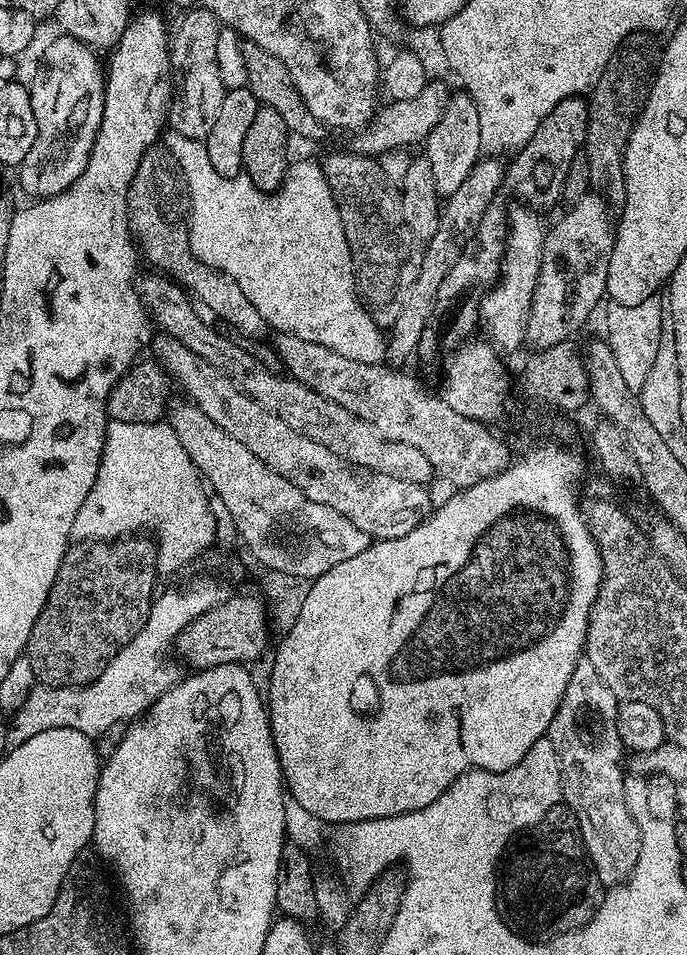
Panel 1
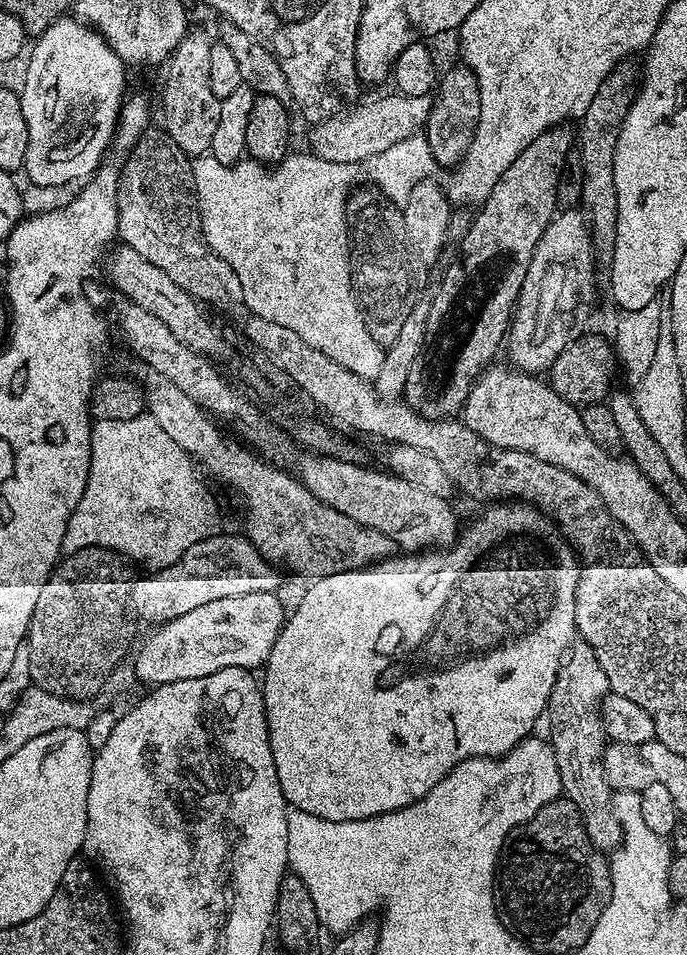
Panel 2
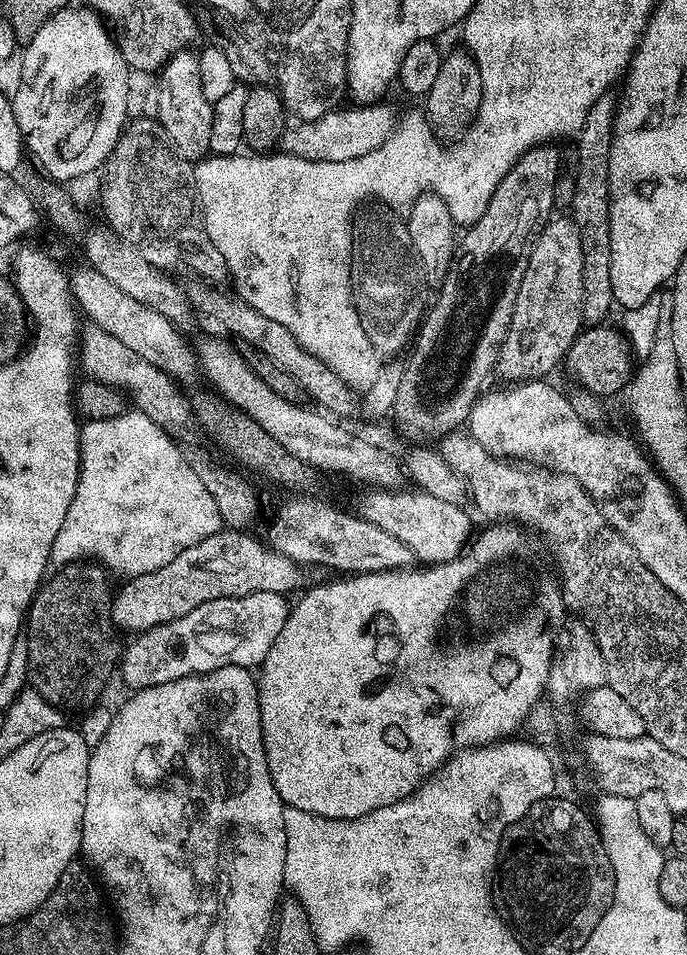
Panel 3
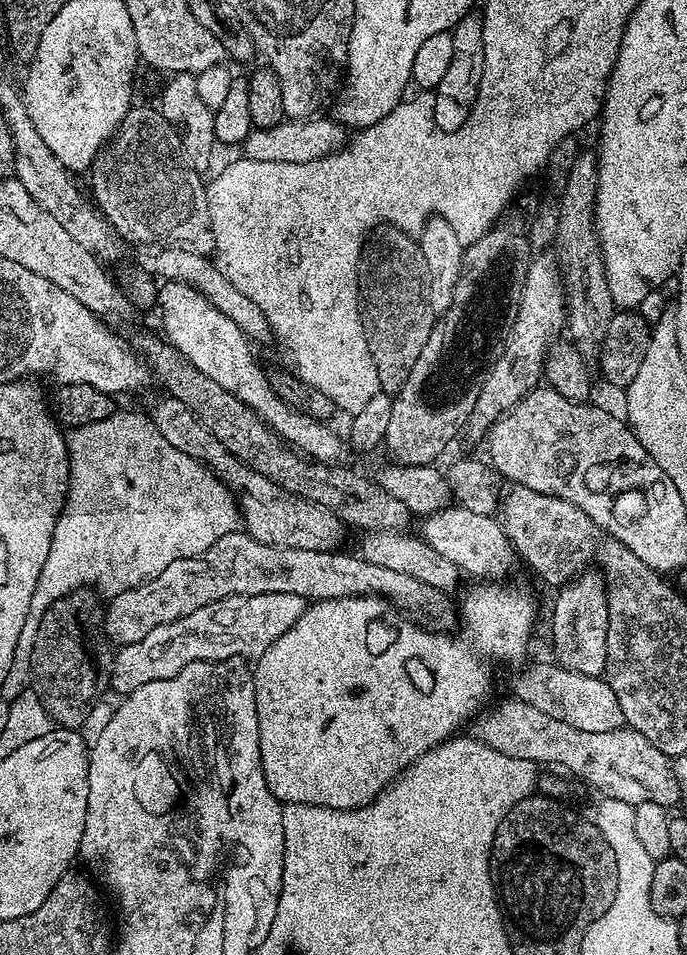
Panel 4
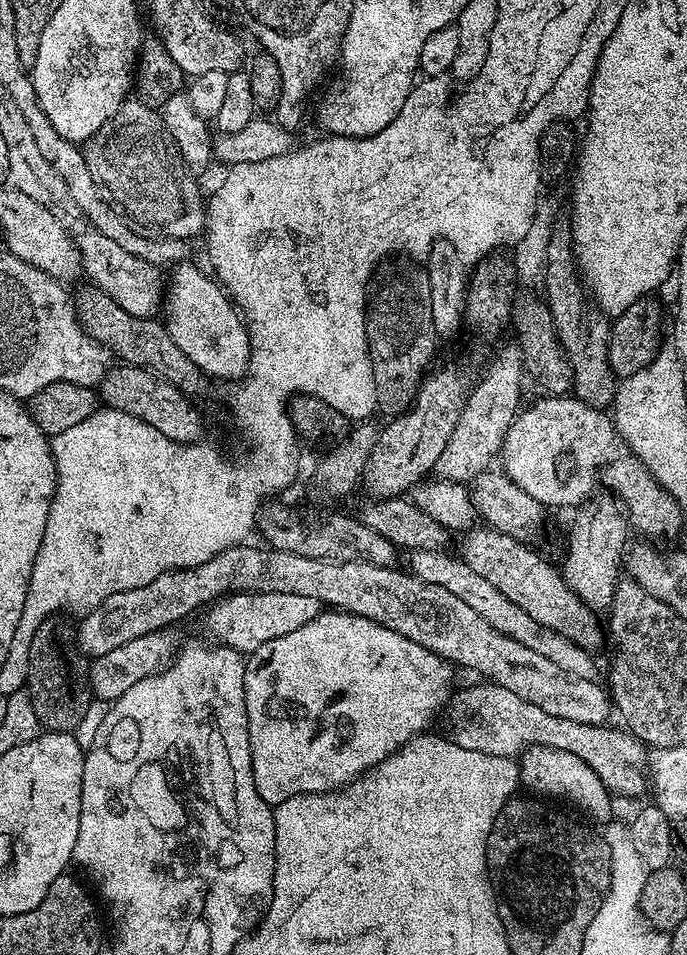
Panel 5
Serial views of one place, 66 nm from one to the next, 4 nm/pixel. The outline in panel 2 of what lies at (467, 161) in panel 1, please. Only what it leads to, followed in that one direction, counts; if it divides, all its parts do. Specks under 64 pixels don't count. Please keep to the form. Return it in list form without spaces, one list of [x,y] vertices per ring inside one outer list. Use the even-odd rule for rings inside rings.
[[[467,66],[452,68],[448,73],[439,77],[434,89],[432,112],[428,115],[426,139],[432,147],[432,156],[437,165],[449,164],[455,166],[466,154],[470,142],[476,133],[480,117],[480,83]]]

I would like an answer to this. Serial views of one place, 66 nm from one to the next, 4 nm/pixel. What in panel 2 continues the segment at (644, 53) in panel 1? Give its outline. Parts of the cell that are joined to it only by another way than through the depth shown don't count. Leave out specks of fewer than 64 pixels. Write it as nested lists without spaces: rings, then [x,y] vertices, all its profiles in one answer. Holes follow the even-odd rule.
[[[621,62],[616,65],[616,69],[612,71],[606,79],[602,82],[602,86],[598,88],[598,94],[594,94],[594,102],[590,102],[590,106],[585,110],[584,115],[579,117],[578,125],[580,124],[580,132],[578,128],[578,152],[580,148],[580,168],[578,168],[578,175],[582,178],[582,190],[580,191],[579,203],[582,205],[582,211],[588,222],[588,229],[592,235],[592,251],[596,254],[597,265],[601,269],[608,270],[612,267],[612,251],[614,250],[614,242],[616,241],[616,223],[618,222],[618,194],[614,190],[614,150],[618,146],[618,134],[620,133],[620,127],[622,122],[626,118],[629,106],[632,105],[632,97],[638,88],[638,68],[632,64],[632,62]]]

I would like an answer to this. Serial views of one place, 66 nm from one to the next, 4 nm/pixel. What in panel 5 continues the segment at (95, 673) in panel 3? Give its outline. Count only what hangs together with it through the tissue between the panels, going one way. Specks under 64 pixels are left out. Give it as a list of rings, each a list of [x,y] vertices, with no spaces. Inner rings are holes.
[[[53,618],[44,620],[42,626],[34,634],[34,642],[30,646],[30,662],[28,663],[28,683],[26,691],[28,700],[36,715],[36,723],[41,729],[50,732],[71,732],[73,733],[82,714],[90,701],[90,689],[88,686],[89,657],[82,655],[75,647],[74,636],[64,624],[59,624],[59,619]]]

